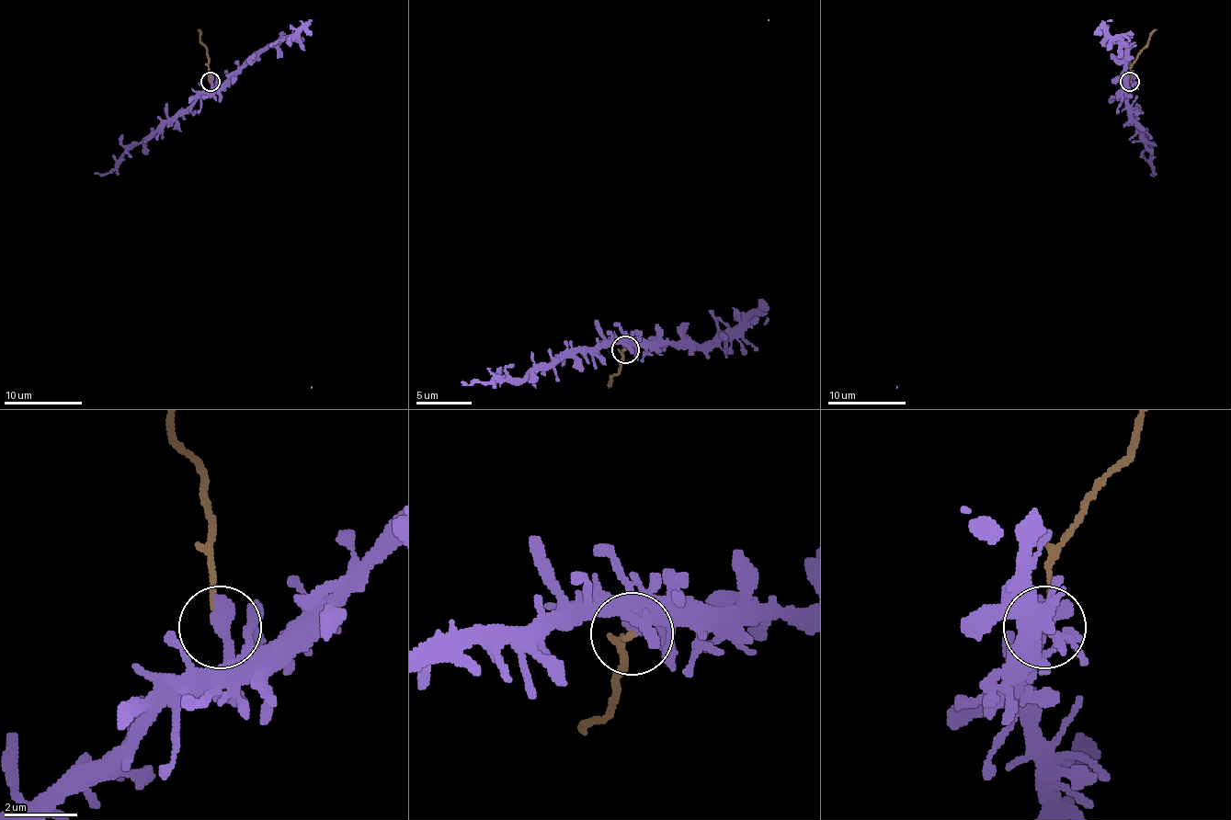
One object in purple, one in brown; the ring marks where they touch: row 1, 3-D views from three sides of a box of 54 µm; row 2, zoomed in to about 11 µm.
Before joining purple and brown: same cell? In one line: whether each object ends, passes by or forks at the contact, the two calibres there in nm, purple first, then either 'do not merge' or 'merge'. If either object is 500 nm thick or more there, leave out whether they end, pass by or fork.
purple ends | brown ends | 400/160 nm | do not merge

